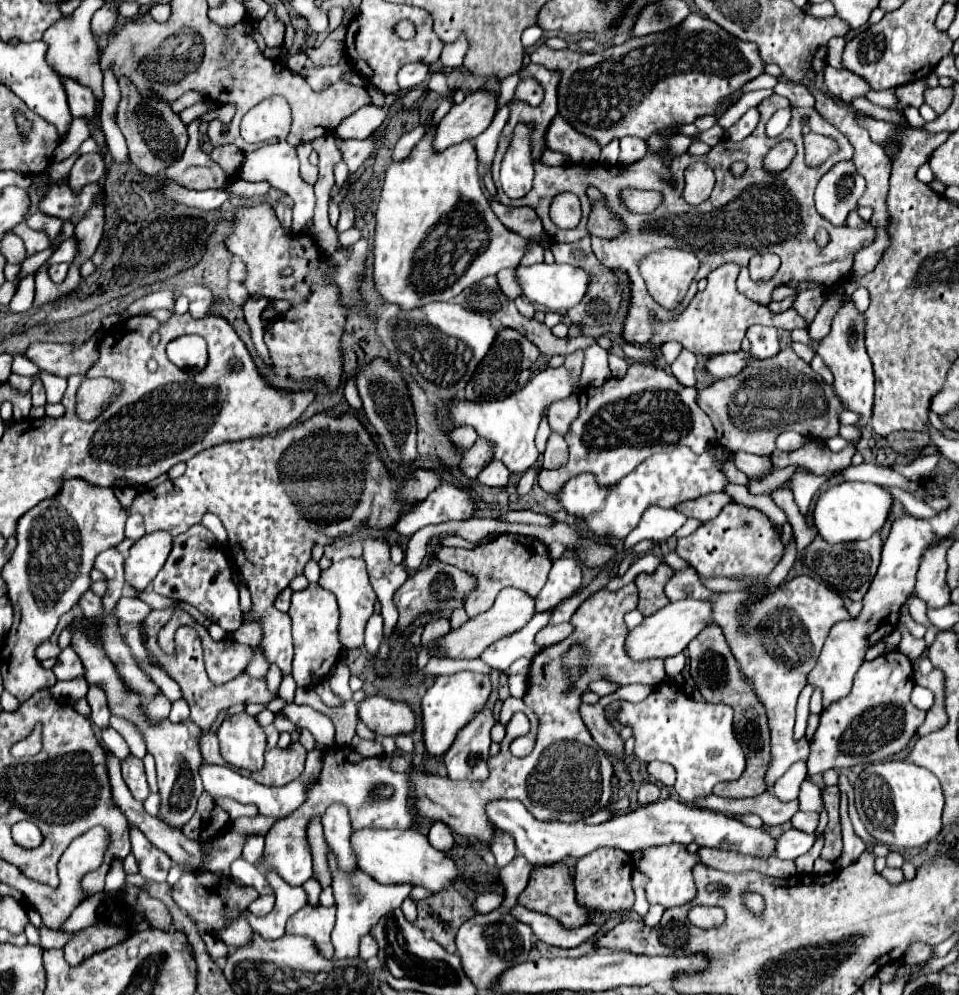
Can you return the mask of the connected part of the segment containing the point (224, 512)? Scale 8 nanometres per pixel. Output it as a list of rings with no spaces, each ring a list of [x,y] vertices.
[[[347,412],[347,414],[341,416],[341,418],[333,418],[333,416],[327,416],[327,414],[315,414],[315,416],[311,416],[309,420],[305,420],[305,422],[295,422],[295,424],[291,424],[289,428],[285,428],[285,430],[273,434],[273,436],[259,436],[259,438],[247,438],[247,440],[239,440],[239,442],[227,442],[227,444],[219,444],[219,446],[215,446],[215,448],[207,448],[207,450],[195,454],[191,460],[187,460],[187,470],[185,470],[185,474],[183,474],[181,478],[177,478],[177,480],[165,480],[163,484],[151,488],[151,490],[139,492],[139,494],[135,496],[135,500],[133,500],[133,504],[127,506],[125,510],[127,510],[129,516],[131,516],[131,514],[141,514],[141,516],[143,516],[145,532],[167,530],[167,532],[171,532],[171,536],[179,536],[179,534],[187,532],[187,528],[195,526],[195,524],[203,518],[203,514],[207,514],[207,512],[215,514],[215,516],[223,522],[223,526],[225,526],[225,530],[227,530],[227,536],[229,536],[229,548],[231,548],[235,566],[239,568],[241,576],[245,578],[247,588],[251,590],[253,606],[251,606],[250,613],[243,616],[243,622],[259,622],[261,632],[263,632],[263,638],[261,638],[259,648],[261,648],[263,656],[267,658],[269,664],[275,664],[275,666],[281,670],[283,676],[287,676],[287,674],[291,674],[291,660],[293,660],[291,618],[289,618],[289,614],[283,614],[283,612],[279,612],[279,610],[275,608],[275,598],[279,596],[279,592],[281,592],[285,586],[289,586],[289,582],[291,582],[295,576],[303,574],[305,564],[311,560],[311,548],[317,544],[317,536],[321,534],[321,536],[327,536],[327,538],[337,540],[337,538],[341,538],[341,536],[345,536],[345,534],[355,534],[361,526],[381,528],[381,530],[385,530],[385,528],[395,528],[395,524],[397,524],[397,520],[399,520],[403,508],[415,506],[415,504],[423,502],[439,484],[441,484],[441,476],[439,476],[435,470],[429,470],[429,468],[419,468],[419,470],[407,474],[407,478],[393,476],[393,474],[383,466],[383,460],[381,460],[381,454],[379,454],[379,450],[377,450],[377,444],[375,444],[375,440],[373,440],[373,436],[371,436],[367,430],[361,428],[361,422],[357,422],[357,418],[355,418],[353,412]]]

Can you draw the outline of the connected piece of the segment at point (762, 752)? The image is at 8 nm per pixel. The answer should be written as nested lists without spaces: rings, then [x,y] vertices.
[[[713,624],[711,628],[707,628],[707,632],[701,632],[695,640],[691,640],[687,650],[689,650],[689,660],[691,660],[691,676],[697,682],[697,688],[703,694],[703,698],[713,704],[719,704],[719,702],[727,704],[735,710],[733,728],[747,758],[745,772],[737,780],[717,784],[713,788],[713,794],[721,798],[755,798],[767,790],[765,772],[771,764],[771,736],[769,736],[767,712],[763,704],[759,702],[759,698],[755,696],[751,684],[747,684],[747,680],[743,678],[739,662],[735,660],[723,636],[723,630],[717,624]]]

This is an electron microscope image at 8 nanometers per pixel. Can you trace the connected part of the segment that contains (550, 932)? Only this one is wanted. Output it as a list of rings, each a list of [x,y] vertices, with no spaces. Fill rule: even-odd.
[[[519,904],[513,908],[513,912],[515,912],[515,916],[519,916],[519,920],[523,920],[525,924],[531,926],[533,934],[535,934],[541,942],[551,944],[551,946],[575,948],[575,946],[583,944],[585,940],[593,938],[593,936],[597,934],[597,930],[599,930],[599,926],[593,924],[593,922],[589,922],[589,924],[585,924],[585,926],[581,926],[581,928],[569,930],[569,928],[565,928],[563,924],[559,924],[559,920],[553,920],[553,918],[547,916],[547,914],[531,912],[531,910],[527,910],[527,908],[519,906]]]

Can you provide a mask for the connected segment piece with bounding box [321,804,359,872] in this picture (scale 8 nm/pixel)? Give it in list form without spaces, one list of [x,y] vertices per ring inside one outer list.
[[[339,804],[335,808],[327,810],[327,816],[323,816],[323,828],[325,828],[325,840],[331,848],[331,852],[337,858],[337,866],[343,872],[355,872],[359,870],[357,866],[357,856],[351,846],[351,822],[347,816],[347,808],[341,808]]]

